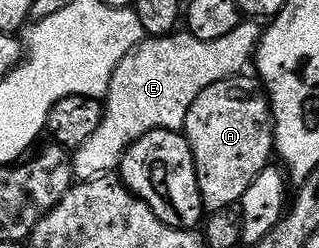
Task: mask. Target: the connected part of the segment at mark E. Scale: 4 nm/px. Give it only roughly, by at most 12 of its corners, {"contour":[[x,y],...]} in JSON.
{"contour":[[257,22],[185,29],[124,53],[74,179],[113,172],[132,141],[179,130],[200,89],[251,62]]}

